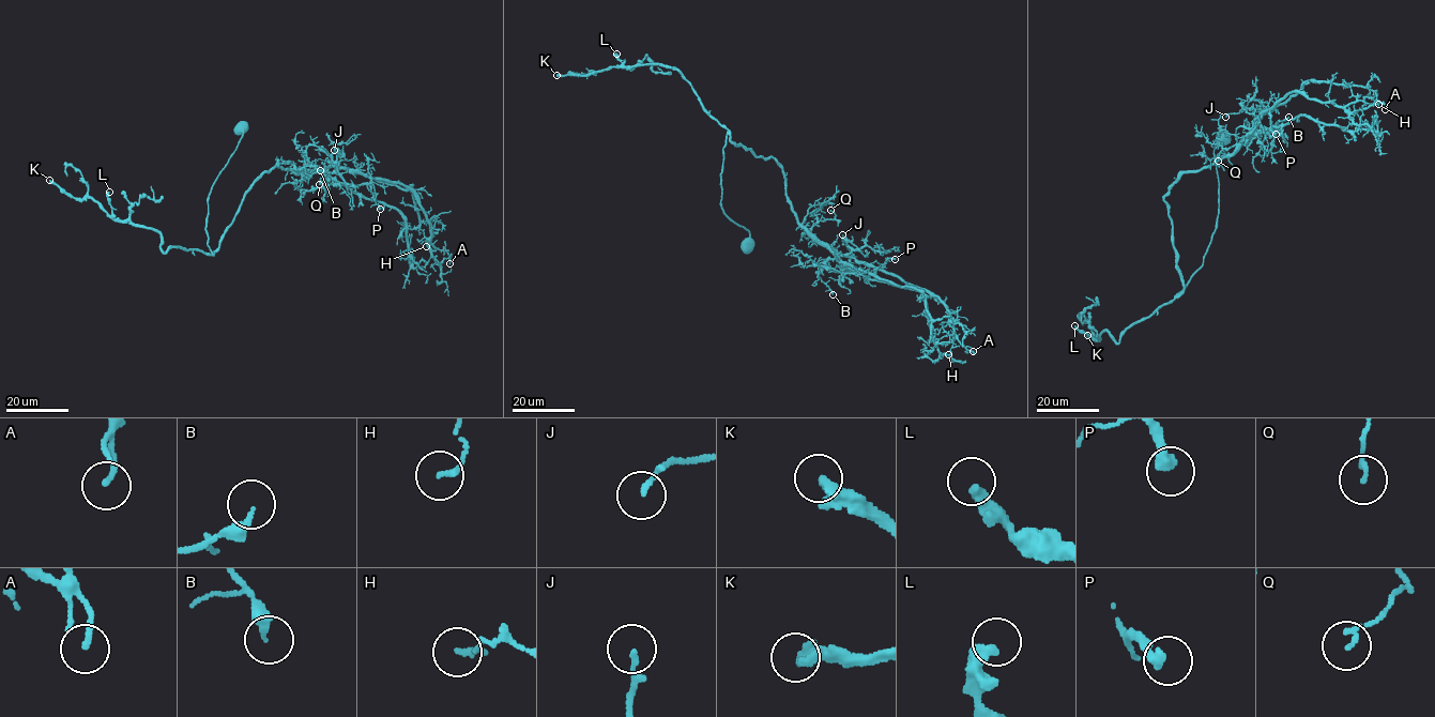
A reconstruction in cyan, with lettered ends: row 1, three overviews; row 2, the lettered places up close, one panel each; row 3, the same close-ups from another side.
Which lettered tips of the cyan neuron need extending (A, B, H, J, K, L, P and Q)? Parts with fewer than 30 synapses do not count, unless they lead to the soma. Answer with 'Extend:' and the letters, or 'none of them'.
Extend: K

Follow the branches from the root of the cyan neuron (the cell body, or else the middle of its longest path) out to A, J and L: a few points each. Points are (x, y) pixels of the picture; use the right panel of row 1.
A: (1222, 136), (1215, 232), (1177, 296), (1163, 200), (1182, 174), (1232, 153), (1292, 90), (1385, 109)
J: (1222, 136), (1215, 232), (1177, 296), (1184, 287), (1164, 197), (1184, 172), (1232, 153), (1260, 112), (1225, 117)
L: (1222, 136), (1214, 150), (1218, 220), (1202, 267), (1119, 342), (1105, 331), (1096, 340), (1074, 325)

